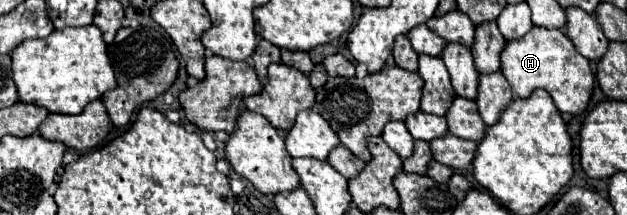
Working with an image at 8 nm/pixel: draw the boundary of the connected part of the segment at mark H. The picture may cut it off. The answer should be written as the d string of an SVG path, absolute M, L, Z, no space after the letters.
M532 27L522 39L508 41L502 55L502 73L516 97L526 99L534 89L546 89L562 113L580 115L586 111L594 91L594 71L590 61L582 57L574 43L560 29Z

